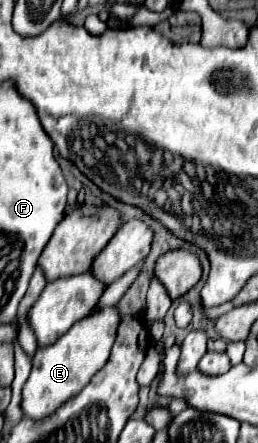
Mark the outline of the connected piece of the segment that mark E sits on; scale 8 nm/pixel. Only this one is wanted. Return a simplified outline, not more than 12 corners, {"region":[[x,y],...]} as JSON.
{"region":[[115,307],[37,349],[23,415],[41,421],[105,365]]}

